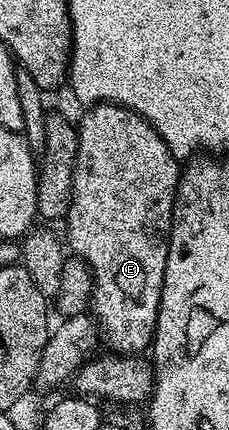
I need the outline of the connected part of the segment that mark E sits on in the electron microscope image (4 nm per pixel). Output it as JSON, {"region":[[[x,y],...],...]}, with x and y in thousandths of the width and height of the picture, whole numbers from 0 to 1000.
{"region":[[[406,242],[380,253],[384,260],[354,279],[341,279],[341,305],[332,321],[341,326],[341,349],[332,351],[332,384],[323,386],[323,405],[314,407],[314,465],[297,474],[297,500],[288,505],[288,523],[297,521],[297,558],[288,556],[293,574],[306,579],[319,598],[371,605],[384,612],[384,621],[402,626],[402,693],[393,700],[393,726],[410,737],[424,756],[432,779],[476,800],[485,816],[507,823],[594,823],[616,814],[607,809],[642,812],[664,798],[664,784],[681,777],[681,733],[699,719],[699,686],[707,684],[707,665],[716,663],[716,630],[725,628],[725,591],[734,588],[734,542],[751,535],[751,474],[769,465],[769,426],[786,419],[786,405],[795,398],[790,384],[777,379],[764,363],[755,363],[742,347],[725,340],[725,330],[707,330],[707,321],[686,312],[677,302],[655,293],[655,284],[638,284],[620,277],[598,260],[576,260],[559,251],[537,251],[524,242]]]}

